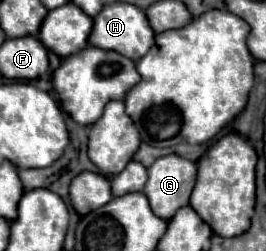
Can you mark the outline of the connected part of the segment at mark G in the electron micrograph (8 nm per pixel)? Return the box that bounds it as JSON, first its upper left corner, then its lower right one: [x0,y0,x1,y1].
[143,154,197,220]

